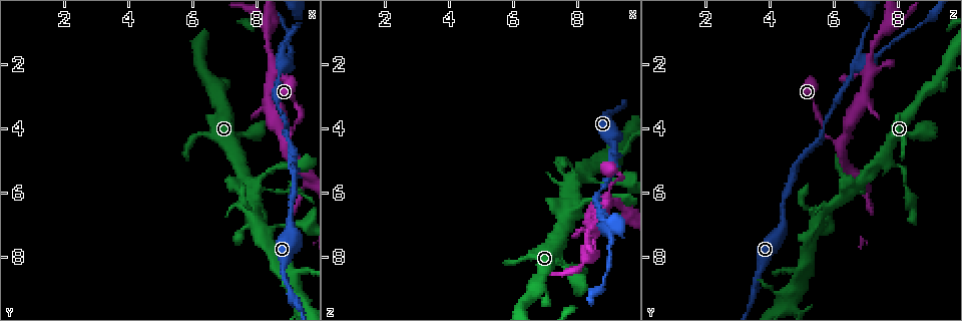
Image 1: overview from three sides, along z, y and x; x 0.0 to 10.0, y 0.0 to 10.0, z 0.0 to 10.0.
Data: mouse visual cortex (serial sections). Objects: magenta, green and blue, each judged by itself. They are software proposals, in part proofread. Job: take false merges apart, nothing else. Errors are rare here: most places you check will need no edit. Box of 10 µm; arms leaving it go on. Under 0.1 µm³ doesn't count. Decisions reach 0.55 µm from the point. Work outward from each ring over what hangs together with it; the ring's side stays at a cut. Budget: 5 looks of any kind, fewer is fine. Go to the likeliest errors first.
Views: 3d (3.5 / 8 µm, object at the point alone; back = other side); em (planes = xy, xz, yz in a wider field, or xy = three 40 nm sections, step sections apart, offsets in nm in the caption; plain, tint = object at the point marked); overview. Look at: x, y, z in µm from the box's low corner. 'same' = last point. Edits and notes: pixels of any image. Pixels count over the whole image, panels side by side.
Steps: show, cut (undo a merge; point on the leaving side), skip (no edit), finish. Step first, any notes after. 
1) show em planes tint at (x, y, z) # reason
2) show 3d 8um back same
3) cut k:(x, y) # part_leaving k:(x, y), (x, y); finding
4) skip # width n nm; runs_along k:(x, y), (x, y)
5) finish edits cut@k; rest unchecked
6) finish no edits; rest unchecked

show 3d 3.5um back at (8.90, 2.05, 6.80) # a fork

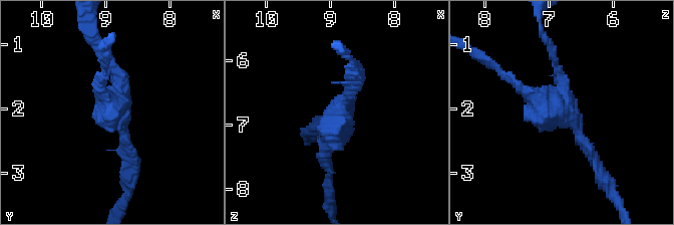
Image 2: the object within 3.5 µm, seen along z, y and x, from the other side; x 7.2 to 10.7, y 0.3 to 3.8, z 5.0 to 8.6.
show em xy step 2 tint at (8.90, 2.05, 6.80) # arms 3; arm_widths 150, 150, 200 nm

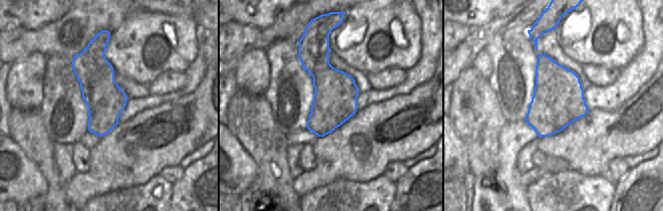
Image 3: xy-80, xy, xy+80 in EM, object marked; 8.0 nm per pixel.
show em xy step 5 tint same # another direction

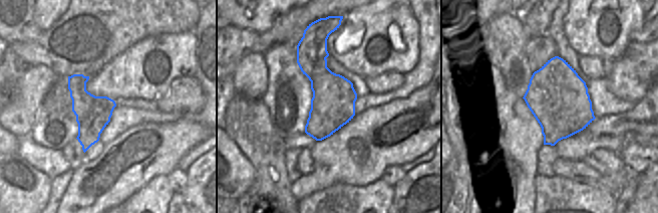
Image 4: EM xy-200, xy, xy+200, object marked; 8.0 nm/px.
cut 2:(536, 113) # part_leaving 2:(570, 121), (495, 68); a second cell is stuck on

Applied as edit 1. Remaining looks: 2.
show 3d 3.5um at (7.75, 5.95, 6.50) # arms part here

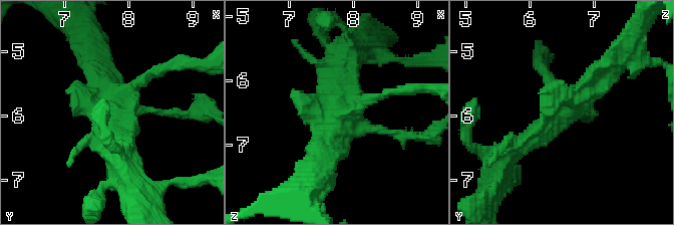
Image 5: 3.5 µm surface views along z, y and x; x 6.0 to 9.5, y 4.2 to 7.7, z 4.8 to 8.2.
show em xy step 2 tint at (7.80, 5.95, 6.55)

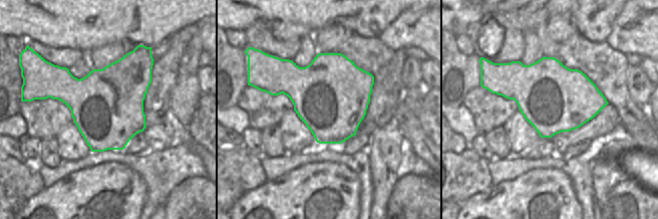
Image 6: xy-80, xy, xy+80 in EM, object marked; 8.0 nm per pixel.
skip # runs_along 5:(613, 64), (541, 133), (513, 148); all the same cell

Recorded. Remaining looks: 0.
finish edits cut@2; rest unchecked

